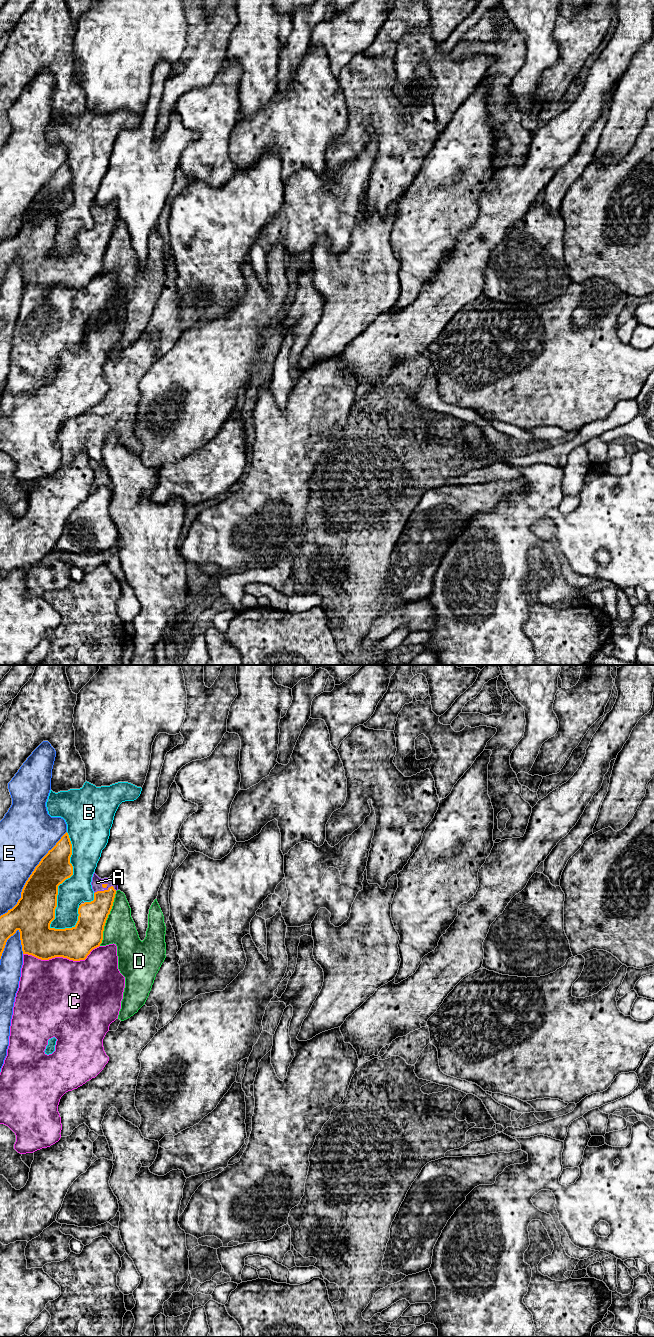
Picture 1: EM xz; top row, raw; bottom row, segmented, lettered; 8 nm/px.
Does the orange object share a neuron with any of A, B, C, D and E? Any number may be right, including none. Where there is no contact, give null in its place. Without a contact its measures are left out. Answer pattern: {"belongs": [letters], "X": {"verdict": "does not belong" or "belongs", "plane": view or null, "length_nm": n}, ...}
{"belongs": ["A"], "A": {"verdict": "belongs", "plane": "xz", "length_nm": 190}, "B": {"verdict": "does not belong", "plane": "xz", "length_nm": 800}, "C": {"verdict": "does not belong", "plane": "xz", "length_nm": 600}, "D": {"verdict": "does not belong", "plane": "xz", "length_nm": 460}, "E": {"verdict": "does not belong", "plane": "xz", "length_nm": 850}}

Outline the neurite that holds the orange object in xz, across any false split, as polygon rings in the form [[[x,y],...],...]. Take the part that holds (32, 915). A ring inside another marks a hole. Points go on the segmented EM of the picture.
[[[66,832],[35,867],[17,904],[0,916],[0,959],[7,940],[17,930],[23,954],[41,960],[55,957],[85,960],[93,949],[100,946],[118,890],[115,873],[101,879],[94,872],[91,882],[94,900],[79,906],[74,927],[50,927],[55,919],[58,886],[73,875],[71,855],[72,844]]]

